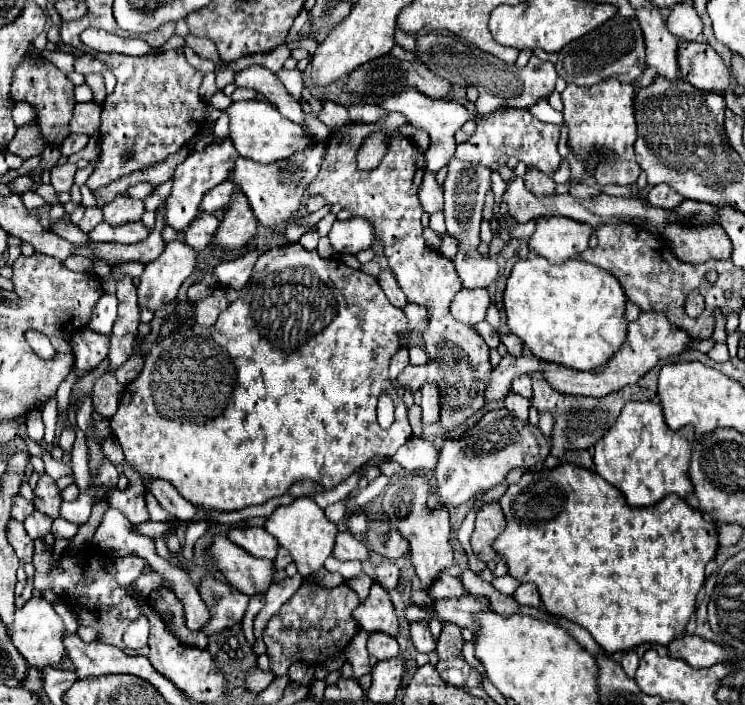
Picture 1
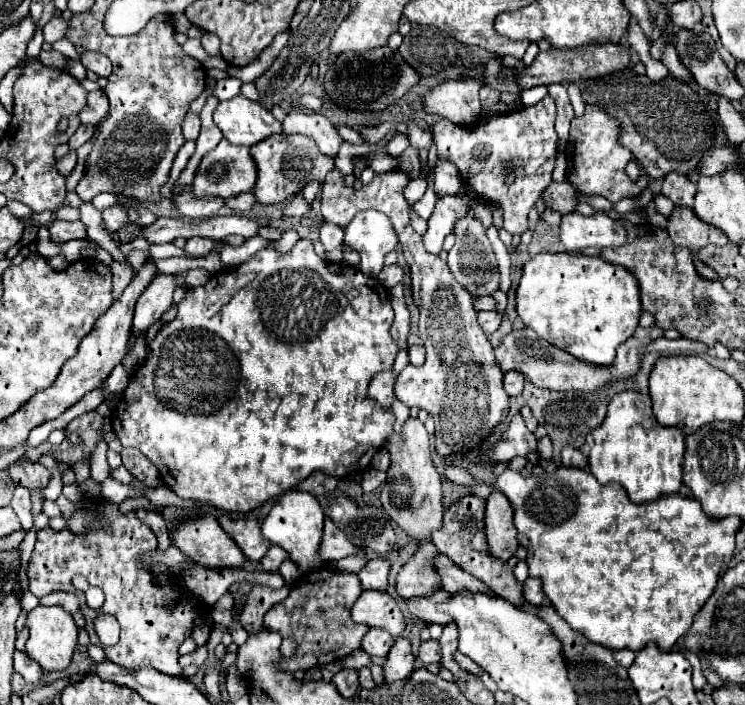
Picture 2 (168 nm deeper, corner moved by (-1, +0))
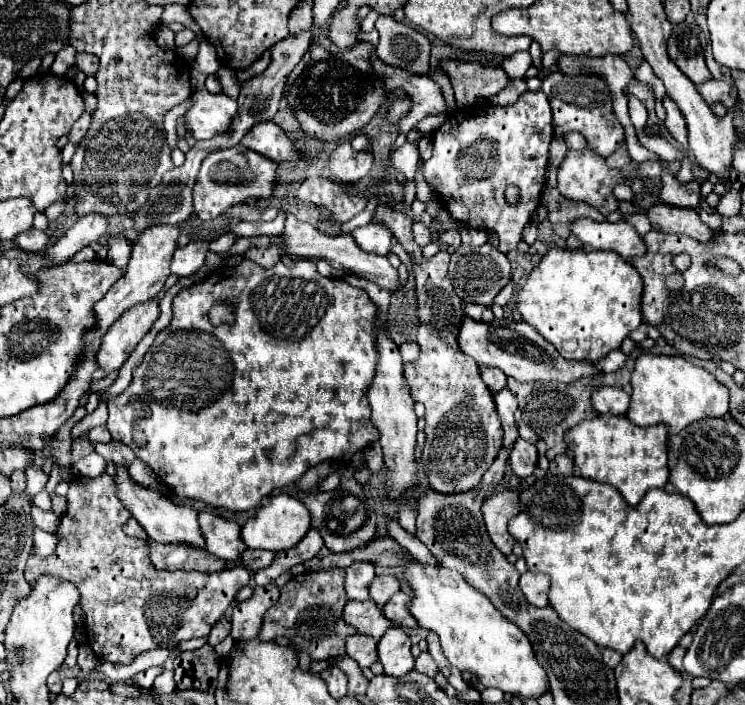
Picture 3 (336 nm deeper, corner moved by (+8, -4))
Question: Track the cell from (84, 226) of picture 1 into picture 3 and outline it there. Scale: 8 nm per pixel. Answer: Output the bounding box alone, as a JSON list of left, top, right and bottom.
[10,228,50,252]

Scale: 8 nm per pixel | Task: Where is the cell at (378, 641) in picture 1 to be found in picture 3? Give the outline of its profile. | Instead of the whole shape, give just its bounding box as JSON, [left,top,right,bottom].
[346,634,378,668]

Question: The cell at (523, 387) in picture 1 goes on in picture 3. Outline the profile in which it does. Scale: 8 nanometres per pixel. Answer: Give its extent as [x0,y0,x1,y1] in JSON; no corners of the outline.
[480,368,506,394]

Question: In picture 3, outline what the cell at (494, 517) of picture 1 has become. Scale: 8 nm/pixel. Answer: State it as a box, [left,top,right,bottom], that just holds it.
[482,490,520,556]

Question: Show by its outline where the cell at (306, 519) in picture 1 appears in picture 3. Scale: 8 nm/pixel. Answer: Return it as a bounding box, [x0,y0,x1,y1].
[240,494,310,552]

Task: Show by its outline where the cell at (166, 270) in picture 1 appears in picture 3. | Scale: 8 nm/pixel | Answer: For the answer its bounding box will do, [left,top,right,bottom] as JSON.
[96,300,160,374]

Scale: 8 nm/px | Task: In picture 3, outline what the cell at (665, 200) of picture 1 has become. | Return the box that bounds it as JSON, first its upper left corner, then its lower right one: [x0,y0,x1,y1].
[660,162,700,208]

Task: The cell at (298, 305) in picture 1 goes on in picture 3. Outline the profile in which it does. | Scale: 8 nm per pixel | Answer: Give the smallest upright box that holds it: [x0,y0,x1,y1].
[108,260,380,512]

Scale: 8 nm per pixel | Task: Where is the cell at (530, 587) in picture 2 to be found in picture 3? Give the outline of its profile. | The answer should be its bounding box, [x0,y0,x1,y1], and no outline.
[520,572,550,606]

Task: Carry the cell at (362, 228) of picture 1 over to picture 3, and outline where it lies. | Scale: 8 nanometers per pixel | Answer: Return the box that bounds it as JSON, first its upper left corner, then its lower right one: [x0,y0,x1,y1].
[352,224,392,256]

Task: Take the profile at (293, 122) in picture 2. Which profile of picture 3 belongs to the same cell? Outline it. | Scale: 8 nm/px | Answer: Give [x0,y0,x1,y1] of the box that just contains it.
[330,140,372,184]

